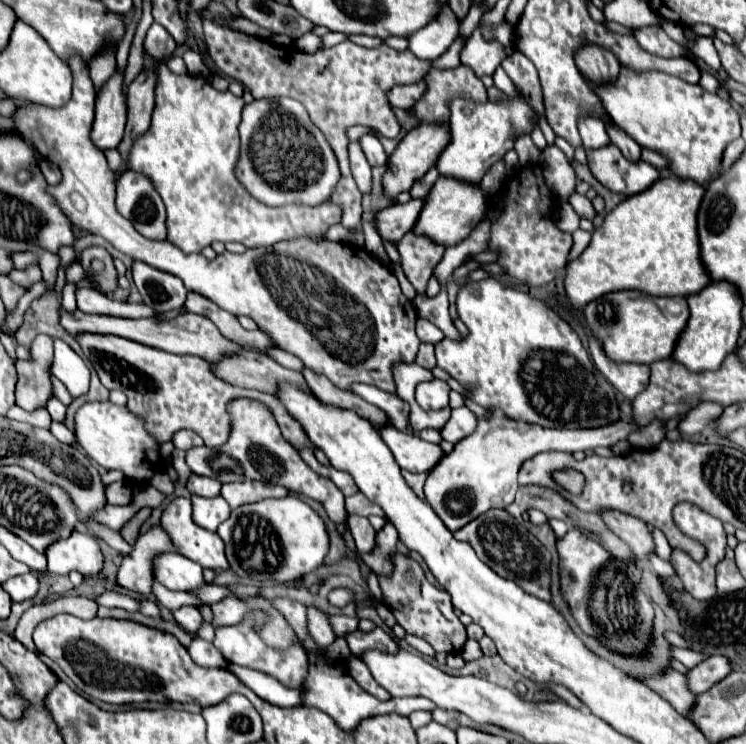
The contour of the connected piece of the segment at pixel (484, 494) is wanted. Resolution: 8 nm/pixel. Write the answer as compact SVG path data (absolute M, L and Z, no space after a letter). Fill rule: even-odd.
M491 408L491 416L479 418L477 428L465 440L459 440L449 456L443 456L437 466L429 472L425 482L427 504L443 520L443 524L455 532L475 520L491 508L505 508L513 502L517 492L517 472L521 464L541 452L575 452L575 450L593 450L597 446L613 446L619 440L625 440L633 432L633 424L619 420L607 428L591 430L555 430L543 428L539 424L517 422L507 418L501 410Z

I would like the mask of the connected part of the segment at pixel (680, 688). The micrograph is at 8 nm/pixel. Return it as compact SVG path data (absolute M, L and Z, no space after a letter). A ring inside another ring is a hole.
M669 668L665 674L645 680L645 684L649 684L651 690L655 690L661 698L665 698L681 716L691 720L689 712L695 706L695 698L697 696L689 690L687 678L683 674L679 674L677 670Z

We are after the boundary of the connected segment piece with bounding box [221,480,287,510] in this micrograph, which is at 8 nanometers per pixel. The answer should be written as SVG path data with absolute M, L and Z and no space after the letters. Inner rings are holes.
M239 482L239 484L223 484L221 496L227 500L227 504L233 508L239 508L243 504L259 502L265 498L281 498L287 496L287 490L283 486L263 484L263 482Z

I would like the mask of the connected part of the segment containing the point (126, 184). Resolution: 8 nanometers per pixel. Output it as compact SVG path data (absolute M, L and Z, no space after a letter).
M123 172L117 182L117 212L131 220L135 230L149 240L167 240L165 206L155 188L137 172Z

